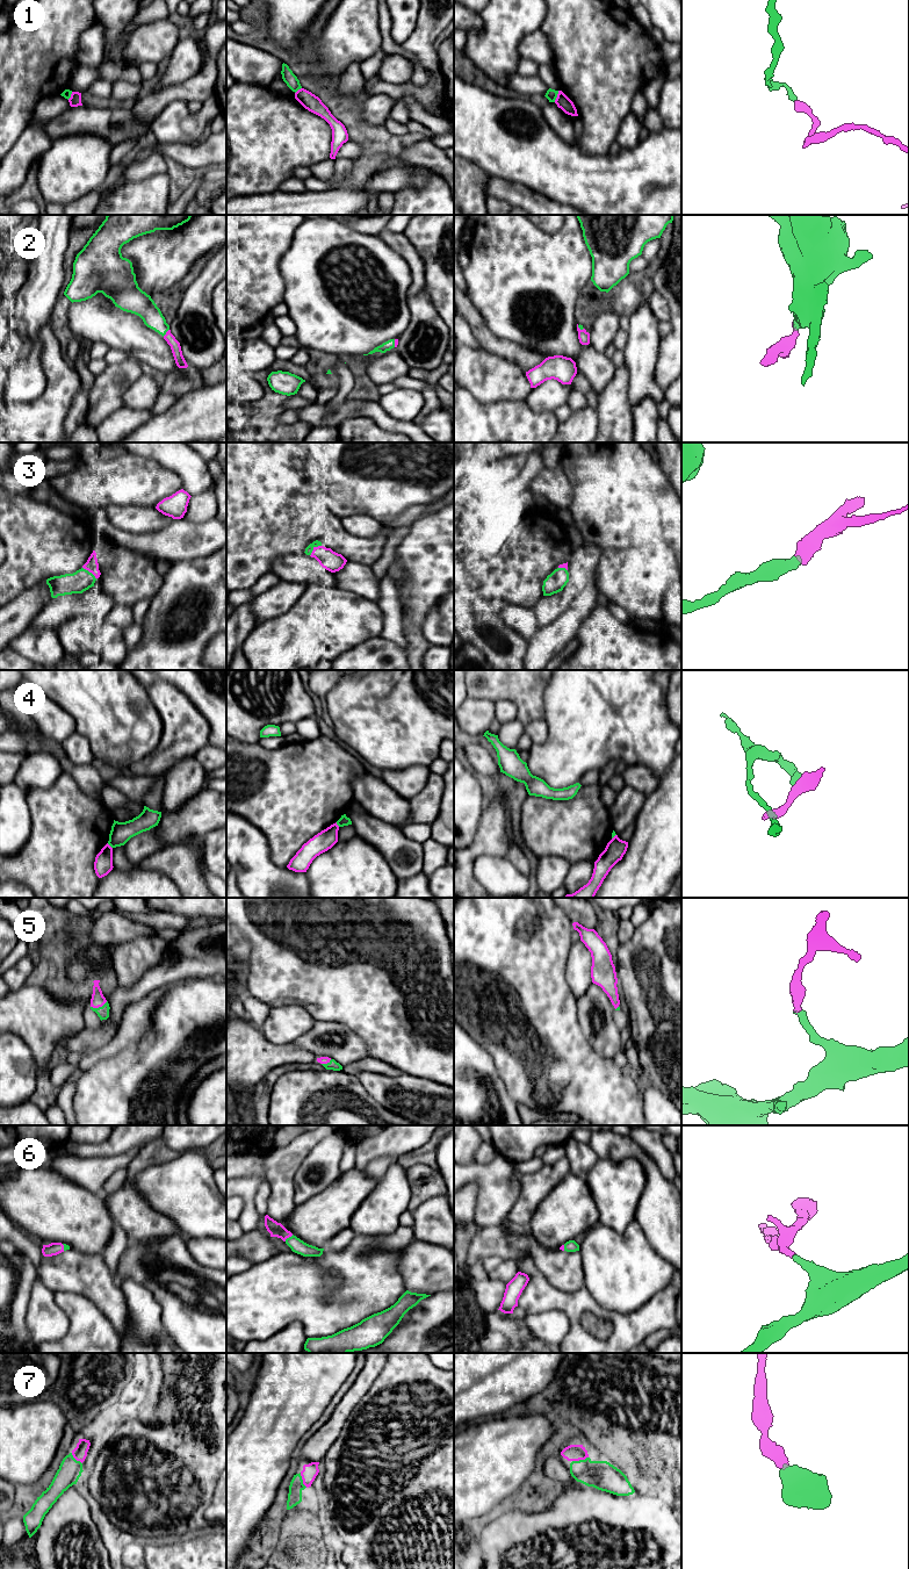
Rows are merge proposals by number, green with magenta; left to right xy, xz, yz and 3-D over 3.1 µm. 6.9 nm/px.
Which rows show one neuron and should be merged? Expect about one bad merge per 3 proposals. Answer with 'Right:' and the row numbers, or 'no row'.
Right: 2, 3, 5, 6, 7

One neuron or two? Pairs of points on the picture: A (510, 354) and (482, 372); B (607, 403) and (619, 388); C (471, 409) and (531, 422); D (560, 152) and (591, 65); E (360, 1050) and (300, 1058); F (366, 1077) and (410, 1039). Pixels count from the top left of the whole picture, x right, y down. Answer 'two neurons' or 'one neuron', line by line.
A: two neurons
B: one neuron
C: one neuron
D: two neurons
E: two neurons
F: two neurons

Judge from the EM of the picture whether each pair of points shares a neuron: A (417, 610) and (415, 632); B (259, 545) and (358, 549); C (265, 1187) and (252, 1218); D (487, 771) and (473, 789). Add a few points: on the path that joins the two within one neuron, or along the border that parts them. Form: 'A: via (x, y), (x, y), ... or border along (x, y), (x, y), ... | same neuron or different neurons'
A: border along (406, 601), (408, 618), (420, 631) | different neurons
B: via (283, 530), (333, 530) | same neuron
C: border along (262, 1181), (254, 1197), (254, 1208), (260, 1216) | different neurons
D: border along (474, 772), (483, 781) | different neurons

